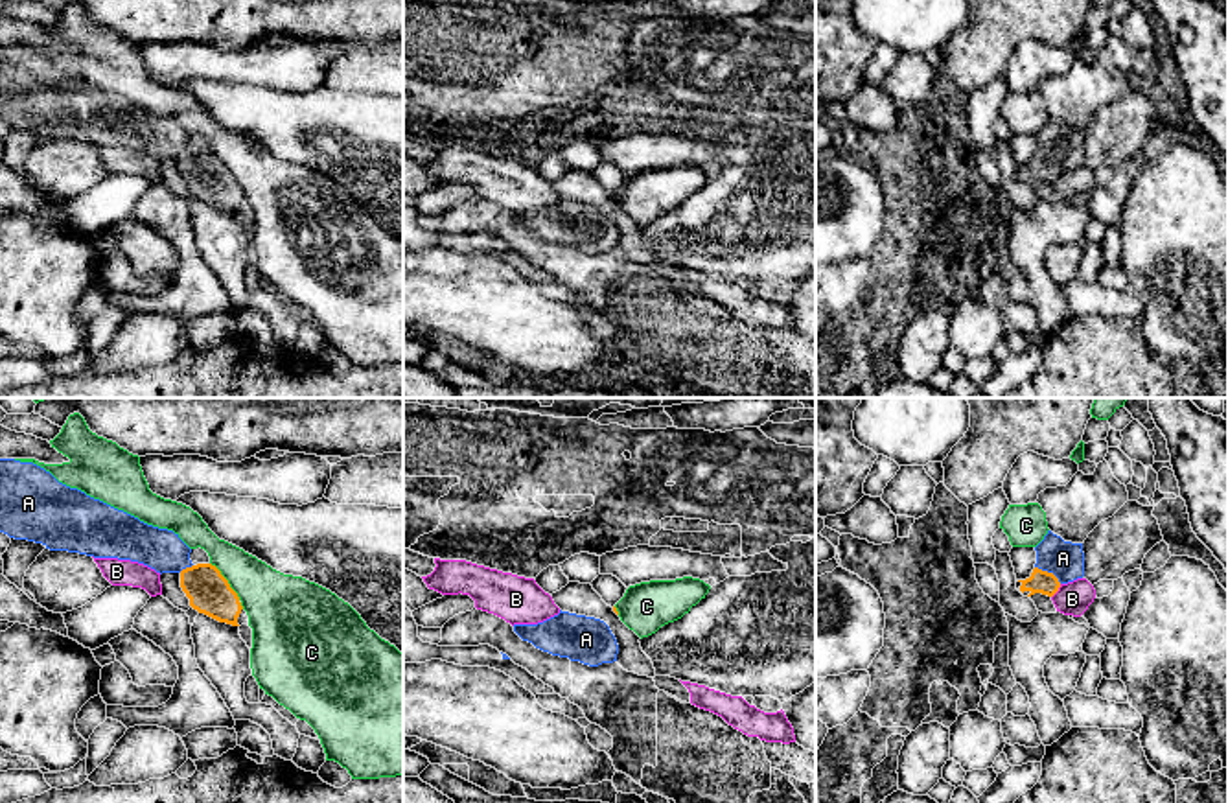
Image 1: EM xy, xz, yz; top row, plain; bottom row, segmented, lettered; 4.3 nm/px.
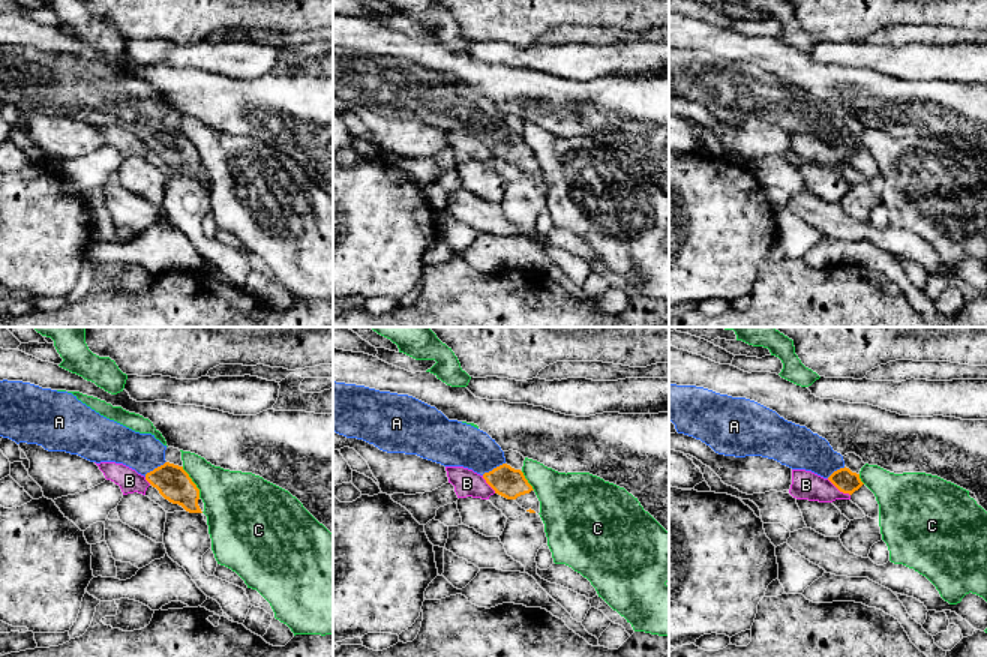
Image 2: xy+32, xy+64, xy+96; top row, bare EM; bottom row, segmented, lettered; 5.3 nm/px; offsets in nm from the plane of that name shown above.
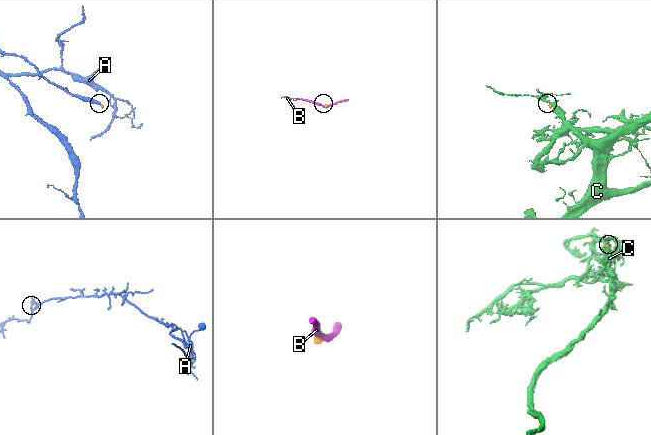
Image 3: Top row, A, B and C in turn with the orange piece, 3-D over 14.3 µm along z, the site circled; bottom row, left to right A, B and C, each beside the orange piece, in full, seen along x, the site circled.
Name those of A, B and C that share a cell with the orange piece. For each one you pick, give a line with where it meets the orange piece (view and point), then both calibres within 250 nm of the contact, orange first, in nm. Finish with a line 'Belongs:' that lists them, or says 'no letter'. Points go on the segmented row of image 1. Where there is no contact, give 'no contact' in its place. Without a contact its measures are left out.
A: yz (1046, 571) | 100/160 nm
Belongs: A

